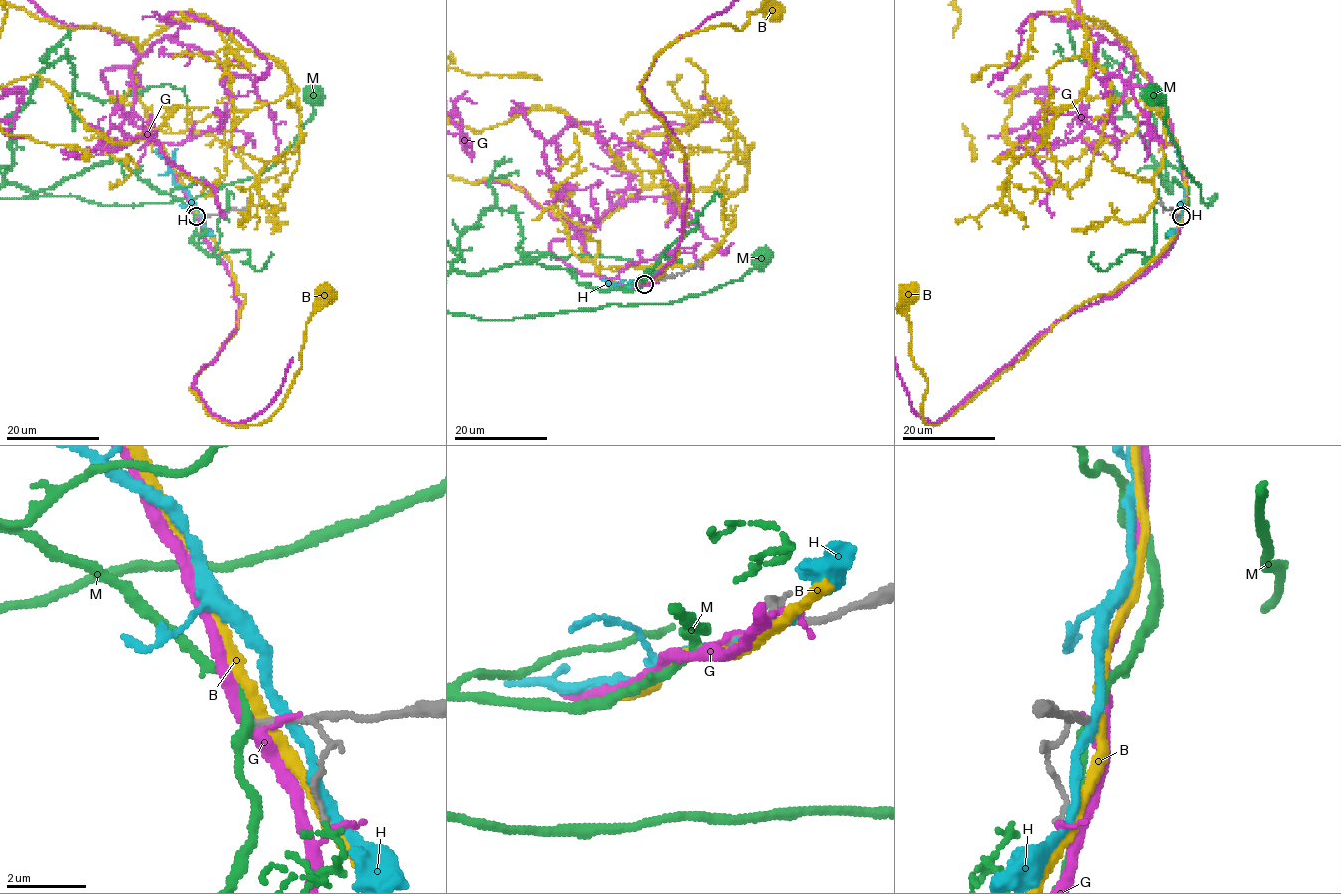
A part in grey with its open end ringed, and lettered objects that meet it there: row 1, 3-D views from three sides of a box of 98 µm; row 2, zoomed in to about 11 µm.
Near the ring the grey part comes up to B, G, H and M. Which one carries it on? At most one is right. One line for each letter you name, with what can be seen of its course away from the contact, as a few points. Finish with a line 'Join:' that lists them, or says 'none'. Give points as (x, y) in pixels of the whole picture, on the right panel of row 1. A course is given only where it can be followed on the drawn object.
Join: none

